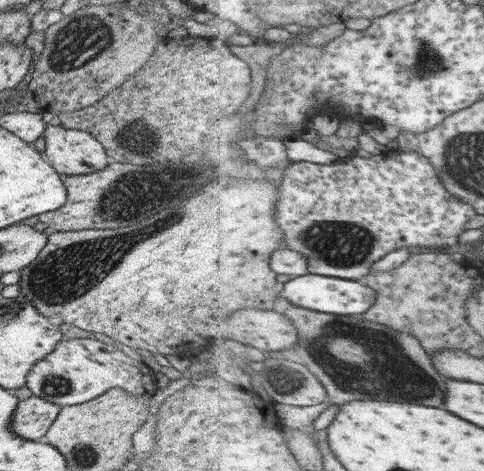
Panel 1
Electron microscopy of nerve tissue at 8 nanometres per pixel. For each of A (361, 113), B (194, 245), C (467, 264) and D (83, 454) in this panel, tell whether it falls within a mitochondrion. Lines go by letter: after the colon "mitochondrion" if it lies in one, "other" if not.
A: other
B: other
C: other
D: mitochondrion

